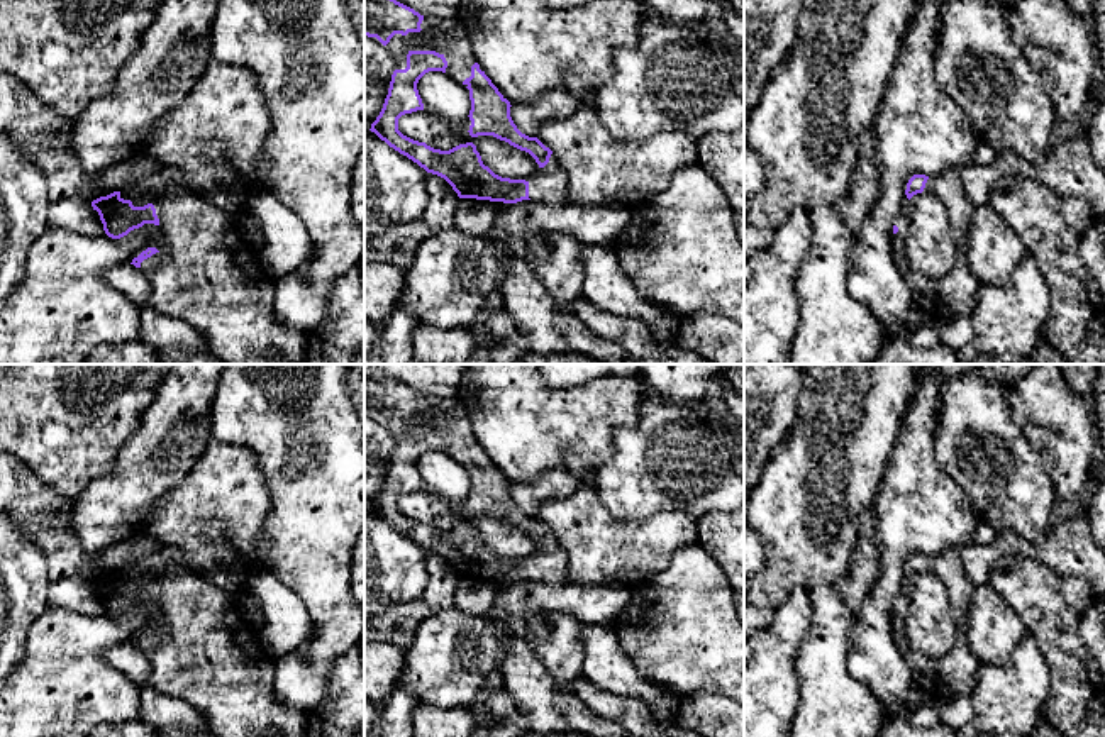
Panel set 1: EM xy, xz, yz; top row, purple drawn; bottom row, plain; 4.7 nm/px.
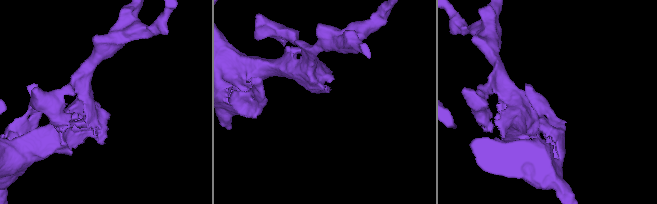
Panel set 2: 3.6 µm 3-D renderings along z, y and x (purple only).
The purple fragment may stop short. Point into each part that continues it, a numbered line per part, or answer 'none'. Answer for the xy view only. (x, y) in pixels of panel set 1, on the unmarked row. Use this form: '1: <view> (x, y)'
1: xy (209, 654)

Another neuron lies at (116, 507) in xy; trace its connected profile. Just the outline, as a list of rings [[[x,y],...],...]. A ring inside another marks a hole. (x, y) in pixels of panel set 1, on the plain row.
[[[171,366],[114,469],[75,500],[73,530],[85,554],[141,534],[154,503],[188,476],[212,432],[210,410],[224,366]]]

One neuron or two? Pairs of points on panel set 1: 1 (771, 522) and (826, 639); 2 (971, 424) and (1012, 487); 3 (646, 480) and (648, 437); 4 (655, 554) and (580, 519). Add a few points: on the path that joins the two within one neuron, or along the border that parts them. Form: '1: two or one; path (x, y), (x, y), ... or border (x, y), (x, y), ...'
1: one; path (800, 551), (817, 570), (826, 610)
2: one; path (985, 439), (1000, 471)
3: one; path (648, 470), (648, 448)
4: one; path (636, 551), (612, 551), (599, 537)

